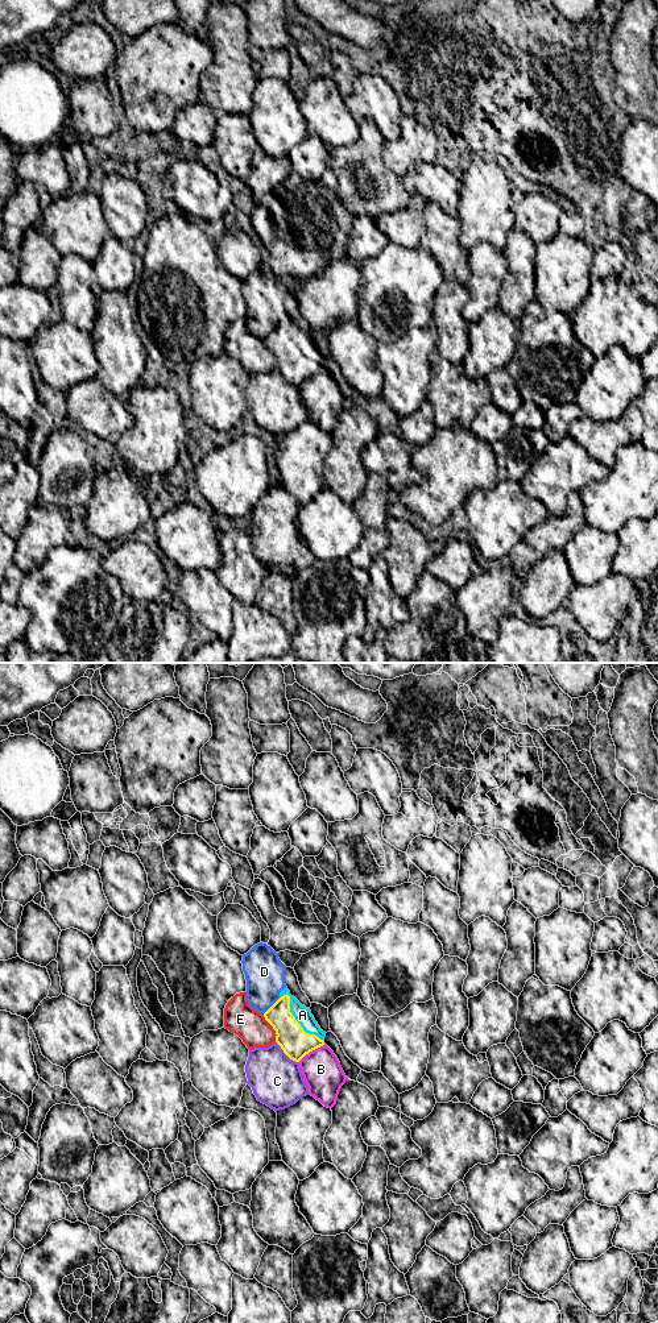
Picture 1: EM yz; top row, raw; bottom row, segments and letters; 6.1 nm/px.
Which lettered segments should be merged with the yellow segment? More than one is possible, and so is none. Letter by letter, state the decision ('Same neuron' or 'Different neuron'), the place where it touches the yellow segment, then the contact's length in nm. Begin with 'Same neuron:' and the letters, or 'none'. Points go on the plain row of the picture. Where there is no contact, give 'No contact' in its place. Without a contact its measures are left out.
Same neuron: A
A: Same neuron. Touches yellow at yz (294, 344). Shared border 380 nm
B: Different neuron. Touches yellow at yz (311, 376). Shared border 200 nm
C: Different neuron. Touches yellow at yz (286, 380). Shared border 190 nm
D: Different neuron. Touches yellow at yz (273, 330). Shared border 160 nm
E: Different neuron. Touches yellow at yz (273, 353). Shared border 190 nm

